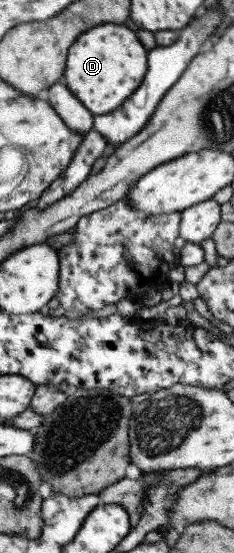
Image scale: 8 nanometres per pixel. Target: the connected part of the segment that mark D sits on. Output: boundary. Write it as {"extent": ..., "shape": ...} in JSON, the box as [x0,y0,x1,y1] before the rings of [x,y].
{"extent":[65,24,147,115],"shape":[[[101,24],[81,34],[69,48],[65,82],[87,110],[95,115],[105,115],[126,102],[135,88],[139,88],[145,72],[147,50],[143,48],[135,32],[119,24]]]}

